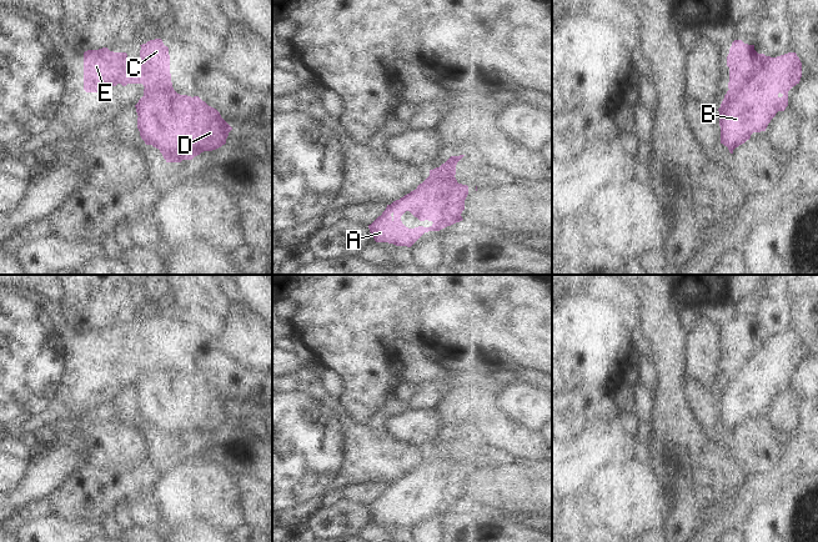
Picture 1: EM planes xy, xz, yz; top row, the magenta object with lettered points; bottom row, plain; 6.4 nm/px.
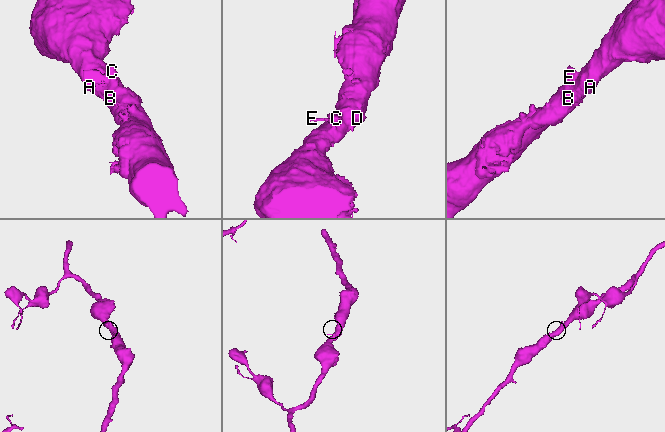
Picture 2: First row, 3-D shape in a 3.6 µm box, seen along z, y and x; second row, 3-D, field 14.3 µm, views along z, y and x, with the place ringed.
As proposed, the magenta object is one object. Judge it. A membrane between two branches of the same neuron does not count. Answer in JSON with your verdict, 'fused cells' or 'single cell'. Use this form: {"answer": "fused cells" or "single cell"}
{"answer": "fused cells"}

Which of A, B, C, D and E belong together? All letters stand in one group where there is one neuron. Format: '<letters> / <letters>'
A B D / C E

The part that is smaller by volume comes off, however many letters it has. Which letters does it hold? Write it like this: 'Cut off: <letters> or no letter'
Cut off: C, E

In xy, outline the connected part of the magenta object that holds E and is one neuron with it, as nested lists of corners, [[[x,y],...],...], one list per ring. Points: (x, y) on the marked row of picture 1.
[[[161,39],[150,40],[140,45],[140,64],[135,65],[127,59],[126,52],[114,52],[107,47],[87,50],[84,52],[84,90],[86,92],[101,92],[109,86],[121,84],[142,84],[144,95],[171,86],[169,47]]]

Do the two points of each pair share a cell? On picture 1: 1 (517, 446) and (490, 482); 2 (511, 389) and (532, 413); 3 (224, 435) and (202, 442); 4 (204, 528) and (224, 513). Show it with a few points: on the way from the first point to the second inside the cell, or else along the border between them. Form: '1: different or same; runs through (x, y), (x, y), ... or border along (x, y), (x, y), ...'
1: different; border along (485, 442), (538, 462)
2: same; runs through (517, 395), (530, 407)
3: same; runs through (219, 440), (216, 442), (207, 442)
4: different; border along (181, 523), (210, 521), (220, 528)

